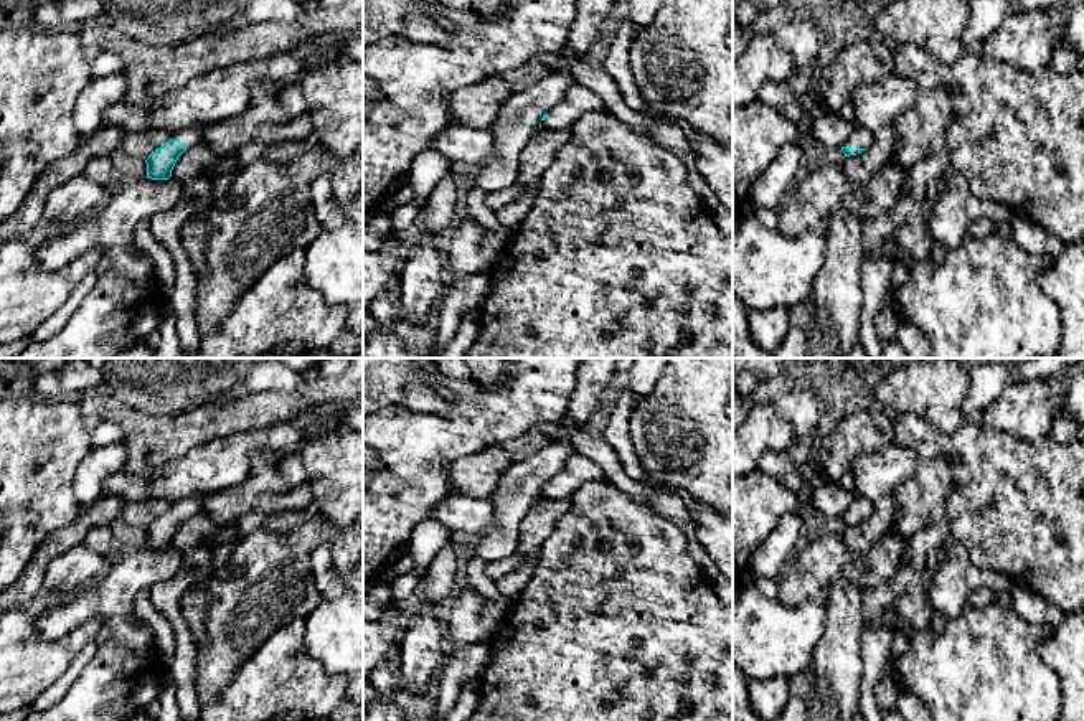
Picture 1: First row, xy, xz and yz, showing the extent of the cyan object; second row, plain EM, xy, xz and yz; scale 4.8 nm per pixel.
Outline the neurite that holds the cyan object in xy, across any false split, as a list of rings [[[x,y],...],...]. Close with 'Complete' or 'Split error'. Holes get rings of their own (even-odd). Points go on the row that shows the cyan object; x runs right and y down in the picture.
[[[203,124],[196,127],[188,127],[170,135],[170,140],[160,148],[152,152],[147,163],[147,178],[152,180],[168,180],[178,157],[196,144],[205,144],[205,132],[211,124]]]. Split error

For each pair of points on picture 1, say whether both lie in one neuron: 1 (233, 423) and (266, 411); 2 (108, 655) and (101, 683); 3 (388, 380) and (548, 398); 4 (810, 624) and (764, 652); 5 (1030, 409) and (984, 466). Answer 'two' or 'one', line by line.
1: one
2: one
3: two
4: one
5: two

